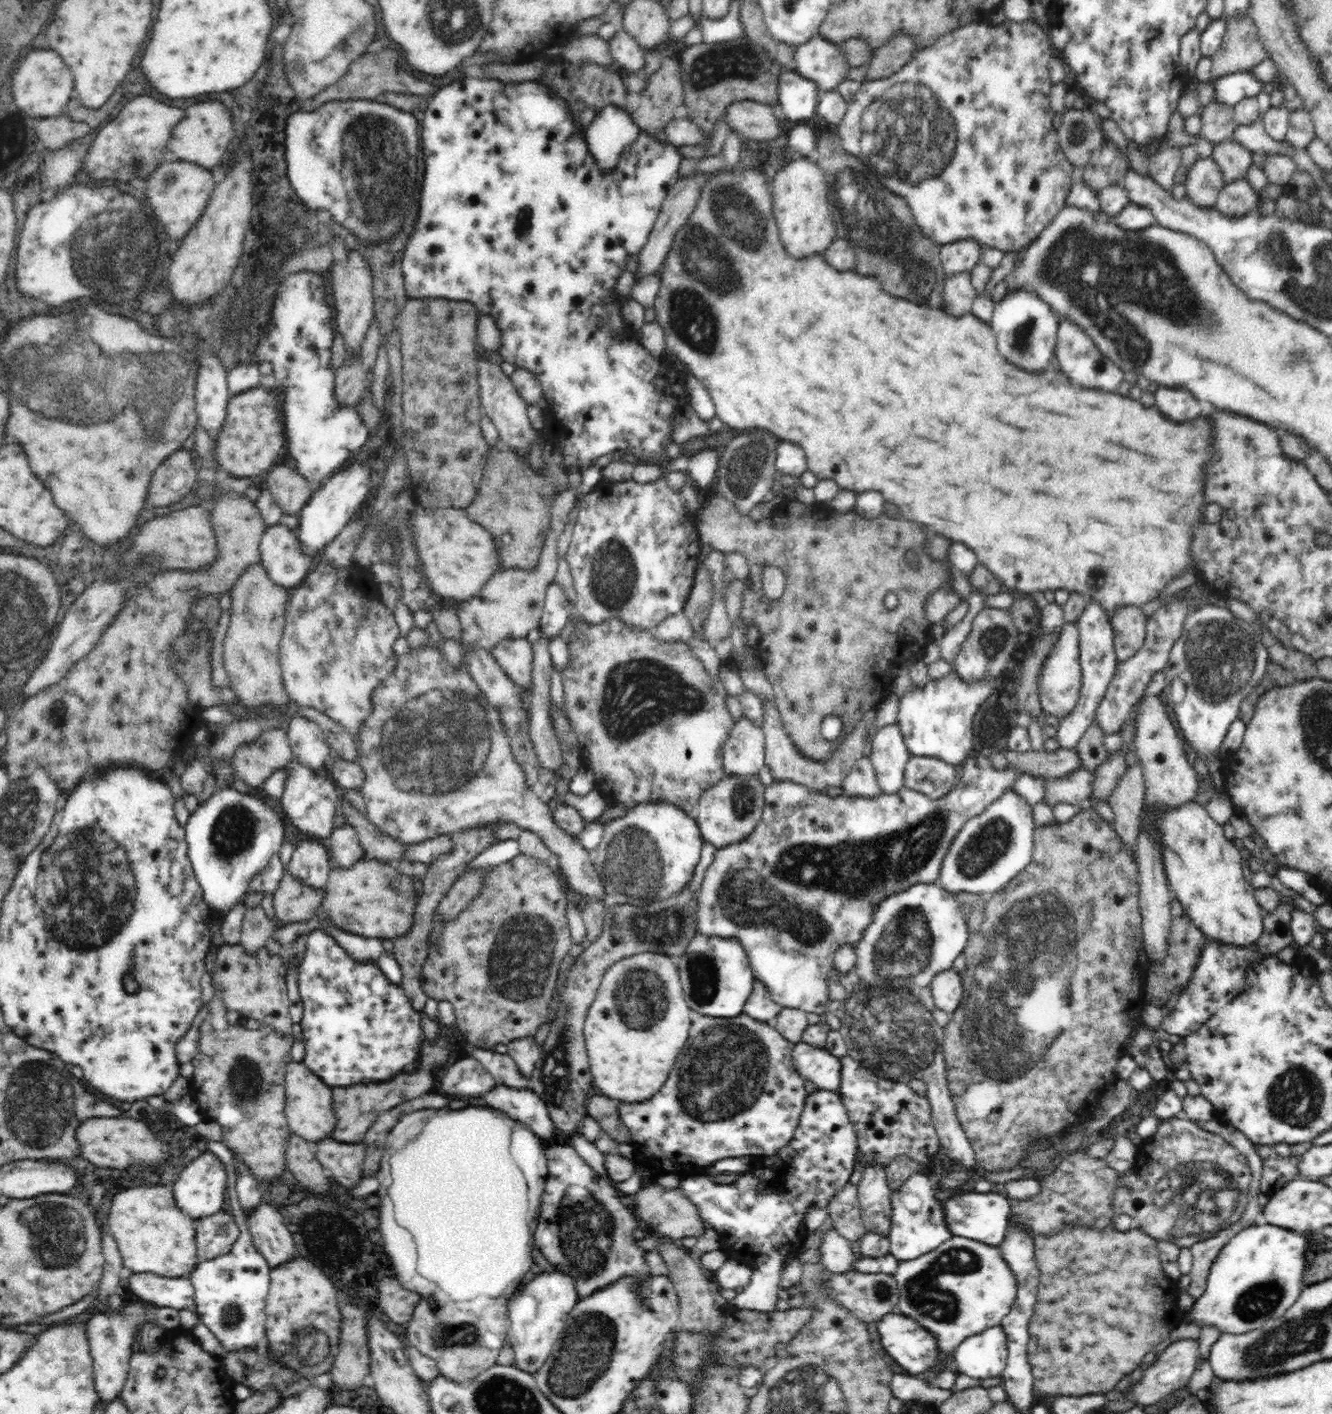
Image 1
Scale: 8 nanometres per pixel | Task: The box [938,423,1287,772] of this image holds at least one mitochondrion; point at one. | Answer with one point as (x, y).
(1221, 658)

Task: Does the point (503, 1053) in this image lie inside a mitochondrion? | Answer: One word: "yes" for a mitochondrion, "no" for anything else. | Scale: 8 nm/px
no

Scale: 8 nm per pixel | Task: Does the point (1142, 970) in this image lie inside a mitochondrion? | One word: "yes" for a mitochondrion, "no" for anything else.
no

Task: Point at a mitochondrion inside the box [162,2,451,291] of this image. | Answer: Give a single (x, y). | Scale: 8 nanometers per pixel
(379, 184)

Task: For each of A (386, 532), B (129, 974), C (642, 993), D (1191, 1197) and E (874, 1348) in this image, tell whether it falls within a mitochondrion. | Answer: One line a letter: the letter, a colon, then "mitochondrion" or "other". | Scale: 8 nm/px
A: mitochondrion
B: other
C: mitochondrion
D: mitochondrion
E: other

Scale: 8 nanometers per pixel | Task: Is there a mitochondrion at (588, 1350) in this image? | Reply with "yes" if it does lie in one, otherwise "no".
yes

